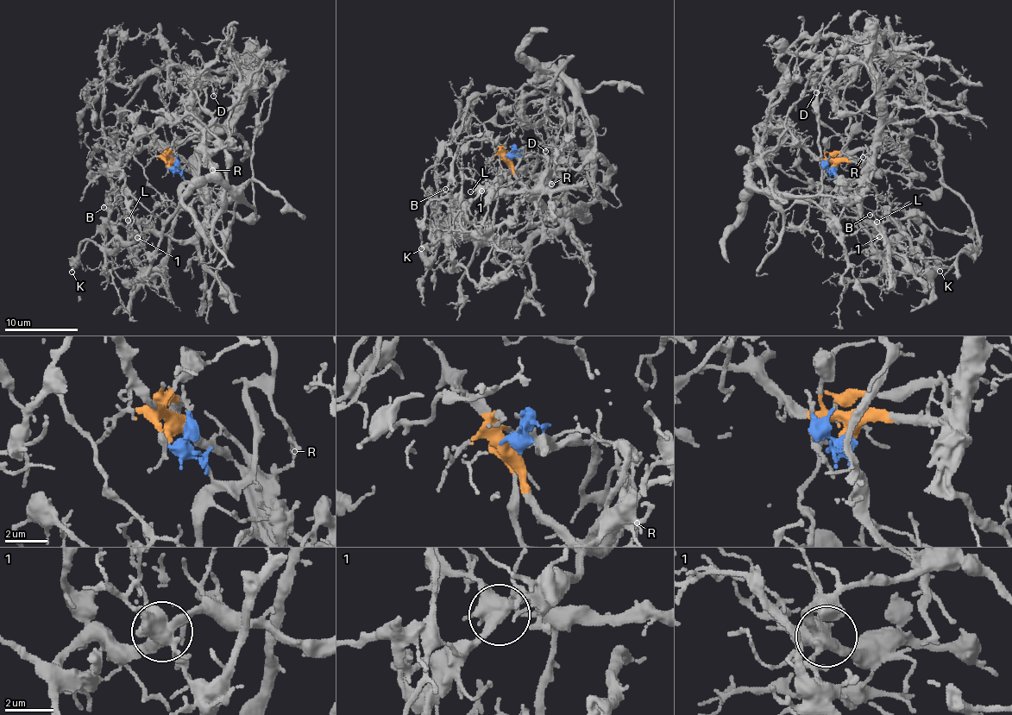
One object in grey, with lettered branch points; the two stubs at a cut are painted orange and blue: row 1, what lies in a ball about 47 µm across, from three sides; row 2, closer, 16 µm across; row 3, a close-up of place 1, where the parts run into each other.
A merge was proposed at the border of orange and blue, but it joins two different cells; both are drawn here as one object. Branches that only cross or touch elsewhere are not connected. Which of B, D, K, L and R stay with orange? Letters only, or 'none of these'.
B, R

